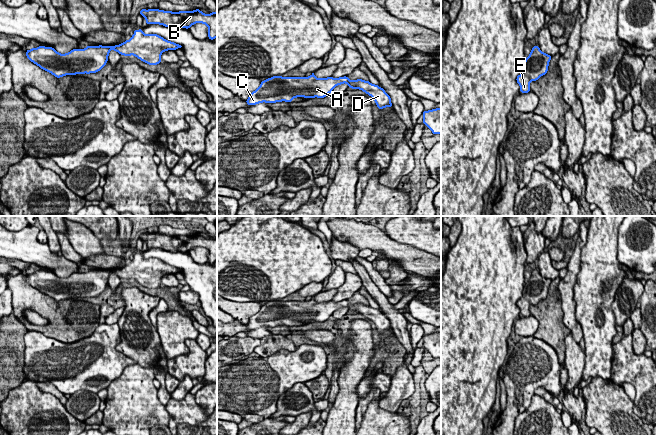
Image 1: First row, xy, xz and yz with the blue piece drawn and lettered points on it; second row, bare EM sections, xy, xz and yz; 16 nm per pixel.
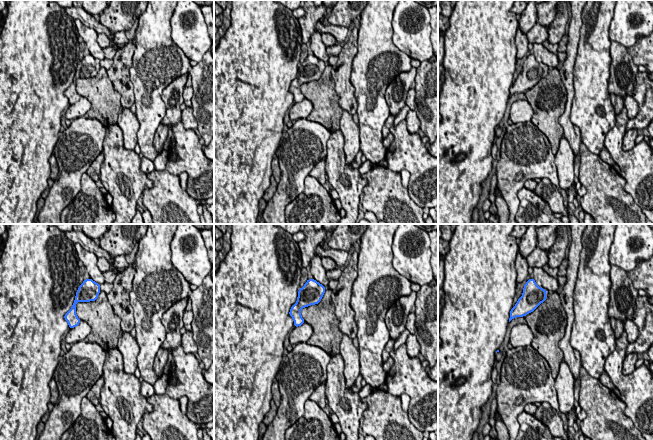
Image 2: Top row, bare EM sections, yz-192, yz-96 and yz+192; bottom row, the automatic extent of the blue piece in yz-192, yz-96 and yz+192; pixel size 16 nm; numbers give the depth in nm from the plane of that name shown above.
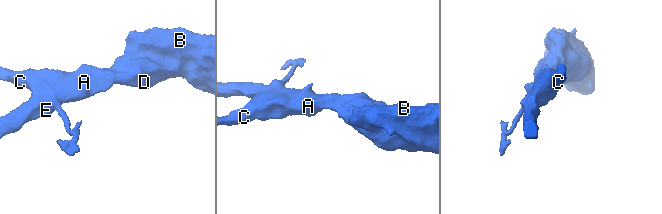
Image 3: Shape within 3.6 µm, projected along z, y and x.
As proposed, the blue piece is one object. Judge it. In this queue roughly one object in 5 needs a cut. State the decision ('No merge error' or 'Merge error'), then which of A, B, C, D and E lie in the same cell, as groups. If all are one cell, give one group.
No merge error. Groups: A B C D E

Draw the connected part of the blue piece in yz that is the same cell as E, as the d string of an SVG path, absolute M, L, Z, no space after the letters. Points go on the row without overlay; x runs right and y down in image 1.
M533 270L530 279L524 284L522 297L516 302L520 316L529 317L530 306L538 304L547 297L551 281L543 277L538 270Z

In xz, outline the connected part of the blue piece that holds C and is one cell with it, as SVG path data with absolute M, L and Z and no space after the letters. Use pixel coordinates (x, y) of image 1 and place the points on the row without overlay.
M312 297L309 301L285 301L282 300L273 300L271 302L268 302L261 306L258 313L253 315L249 322L246 324L247 329L256 329L262 326L266 327L276 327L281 325L286 325L291 327L292 323L296 321L304 321L304 322L324 322L329 317L332 316L332 314L343 307L347 307L349 309L349 312L352 313L360 313L364 315L366 318L370 319L374 324L378 331L378 333L383 333L385 331L393 331L391 327L390 320L385 316L385 314L378 309L374 309L370 307L369 305L364 305L362 303L357 304L349 304L347 300L339 301L339 302L333 302L333 301L327 301L327 302L316 302L314 297Z

